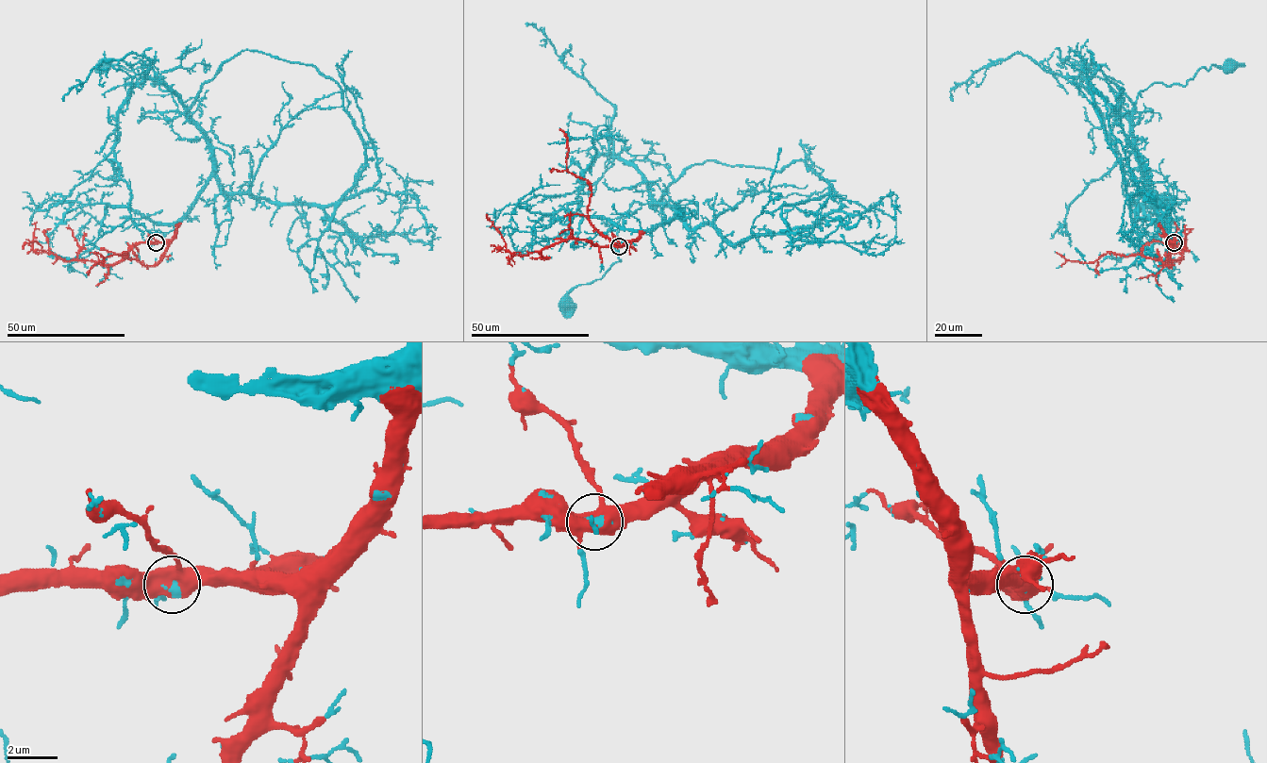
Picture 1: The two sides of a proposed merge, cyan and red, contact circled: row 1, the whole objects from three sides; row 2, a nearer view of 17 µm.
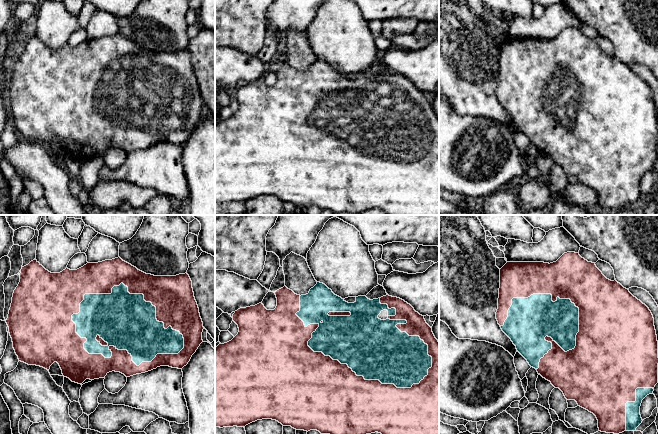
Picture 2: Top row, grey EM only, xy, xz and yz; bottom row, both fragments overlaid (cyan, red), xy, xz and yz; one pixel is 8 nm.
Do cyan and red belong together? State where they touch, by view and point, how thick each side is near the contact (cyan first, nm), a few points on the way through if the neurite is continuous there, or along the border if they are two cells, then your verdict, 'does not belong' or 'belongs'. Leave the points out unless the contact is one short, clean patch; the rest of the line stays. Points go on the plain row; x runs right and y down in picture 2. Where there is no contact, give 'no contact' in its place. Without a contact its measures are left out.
xy (113, 121) | 460/200 nm | belongs

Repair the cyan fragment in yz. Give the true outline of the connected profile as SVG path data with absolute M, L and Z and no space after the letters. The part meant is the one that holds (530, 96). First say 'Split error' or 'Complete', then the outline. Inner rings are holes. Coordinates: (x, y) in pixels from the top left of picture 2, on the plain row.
Split error. M564 29L556 38L507 38L500 45L500 64L496 95L502 107L511 115L517 127L535 144L543 154L550 157L555 164L559 164L567 176L575 176L578 182L593 189L598 196L601 208L619 210L624 207L635 207L642 199L640 182L642 176L653 170L658 159L658 117L654 102L654 94L649 84L634 73L628 65L616 56L607 55L596 43L595 39L588 38L579 29Z

